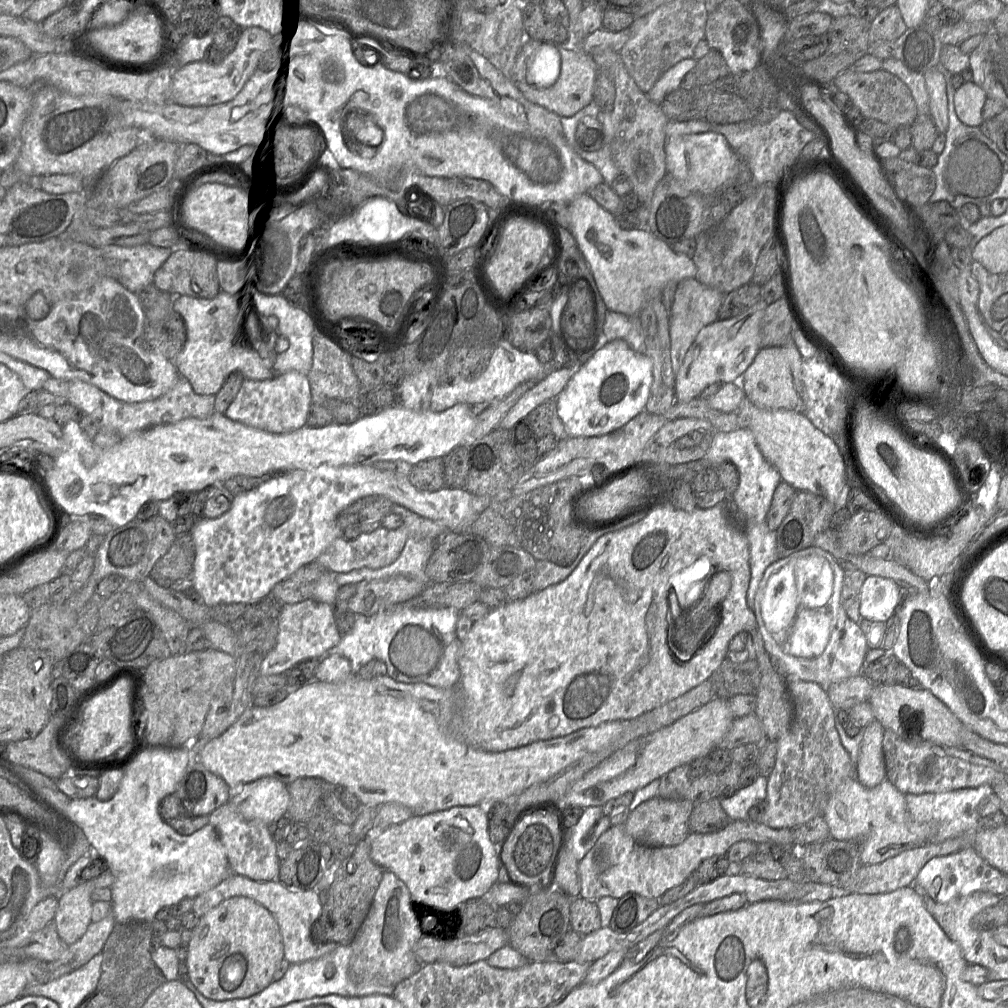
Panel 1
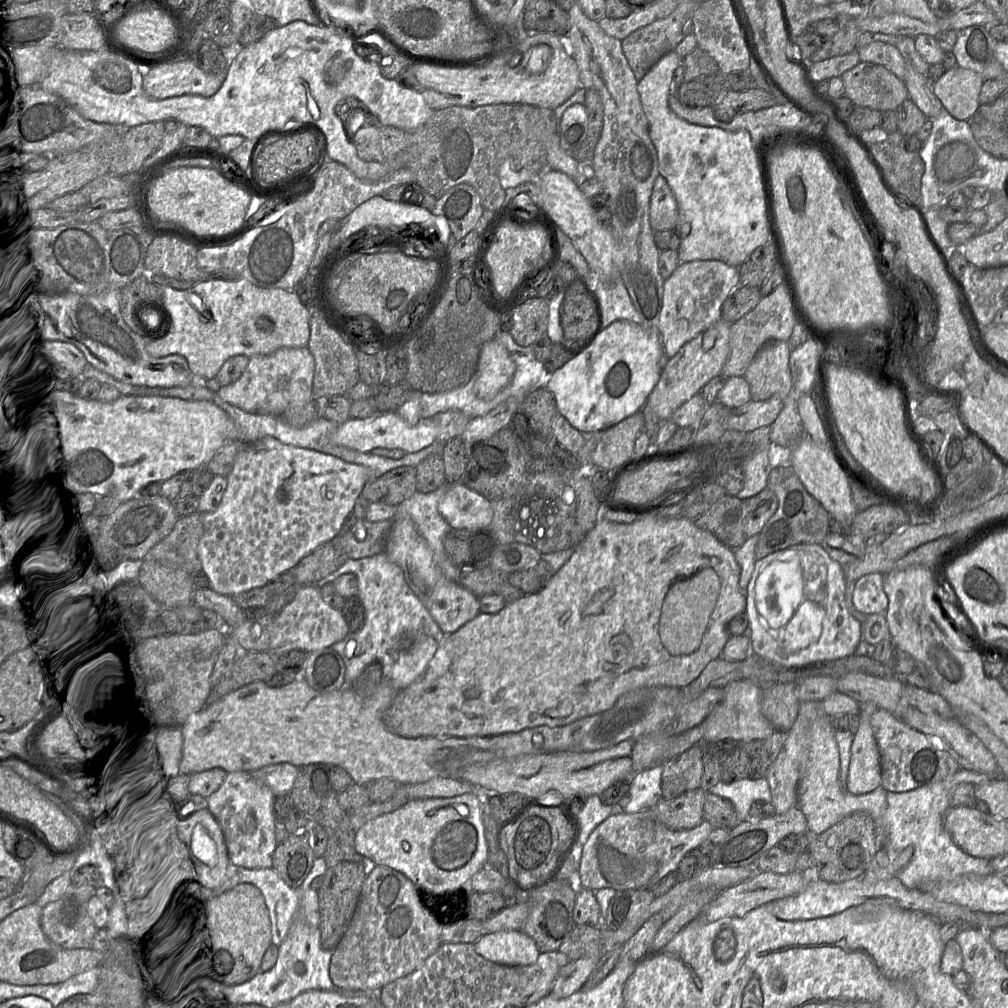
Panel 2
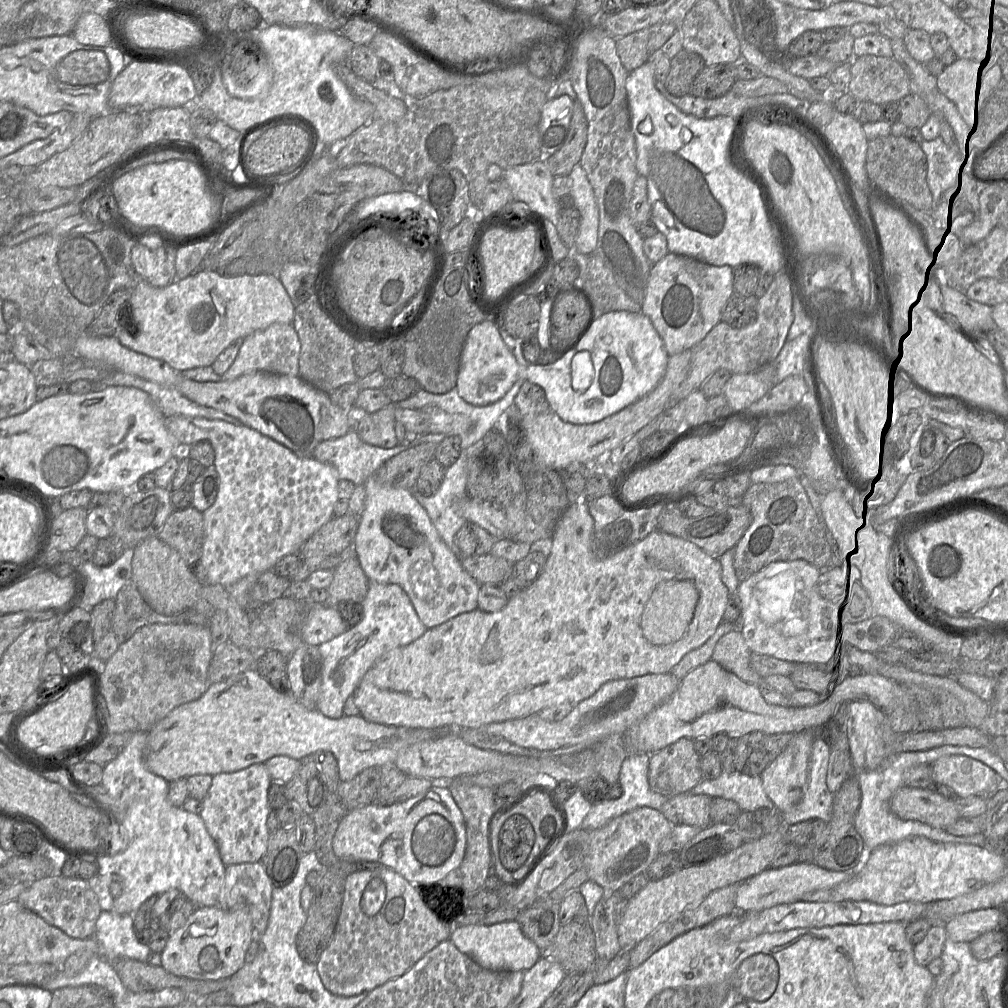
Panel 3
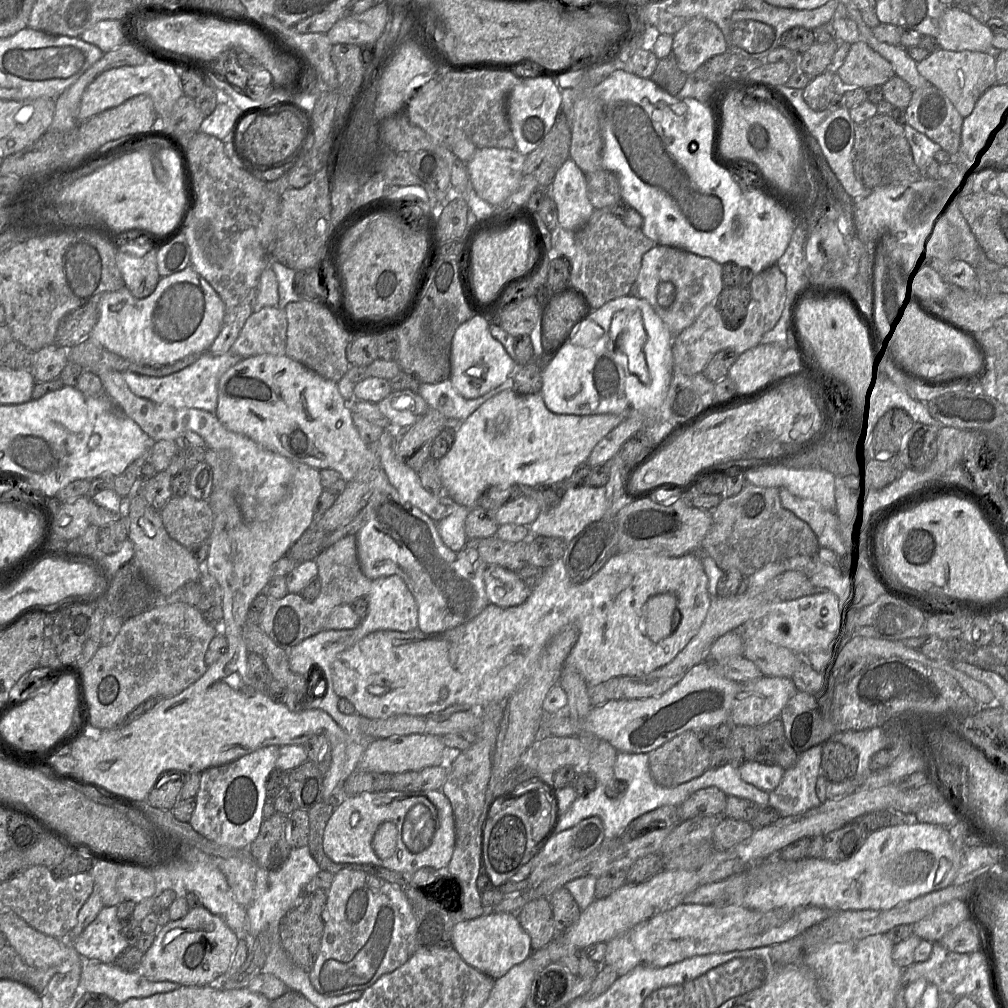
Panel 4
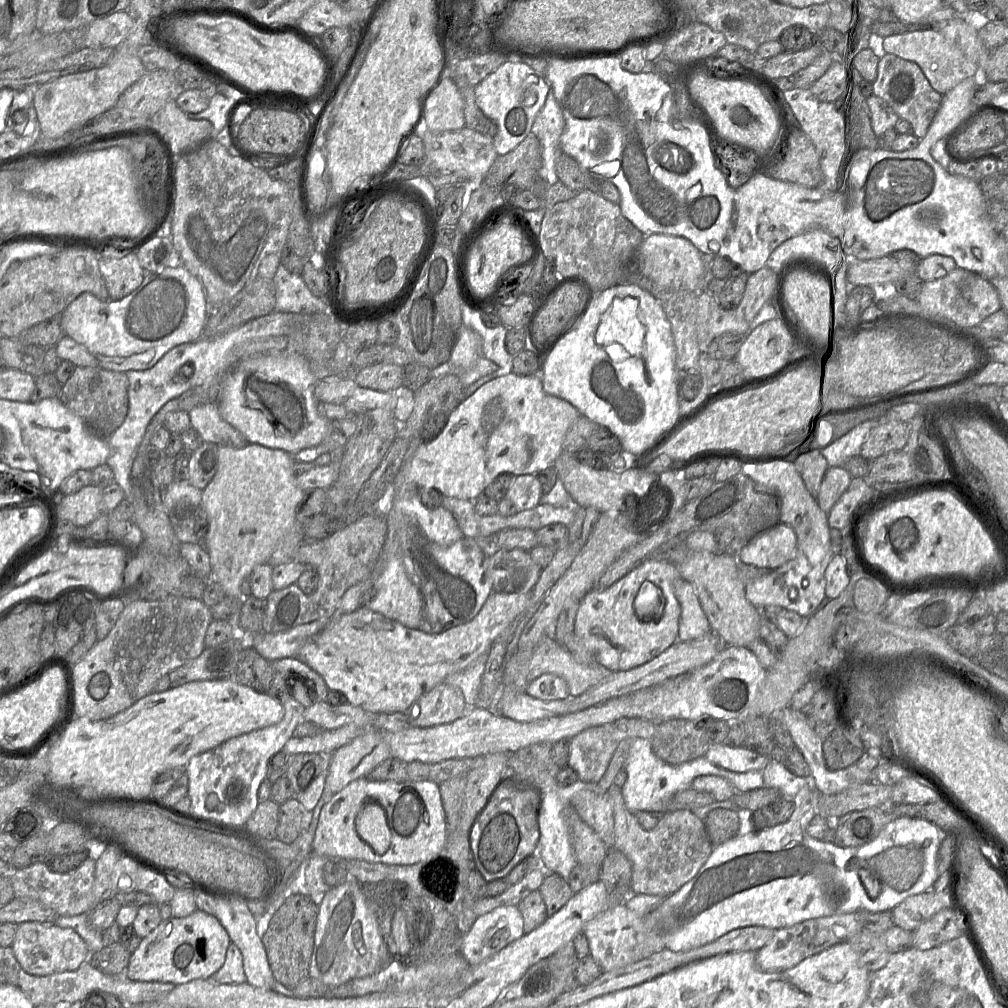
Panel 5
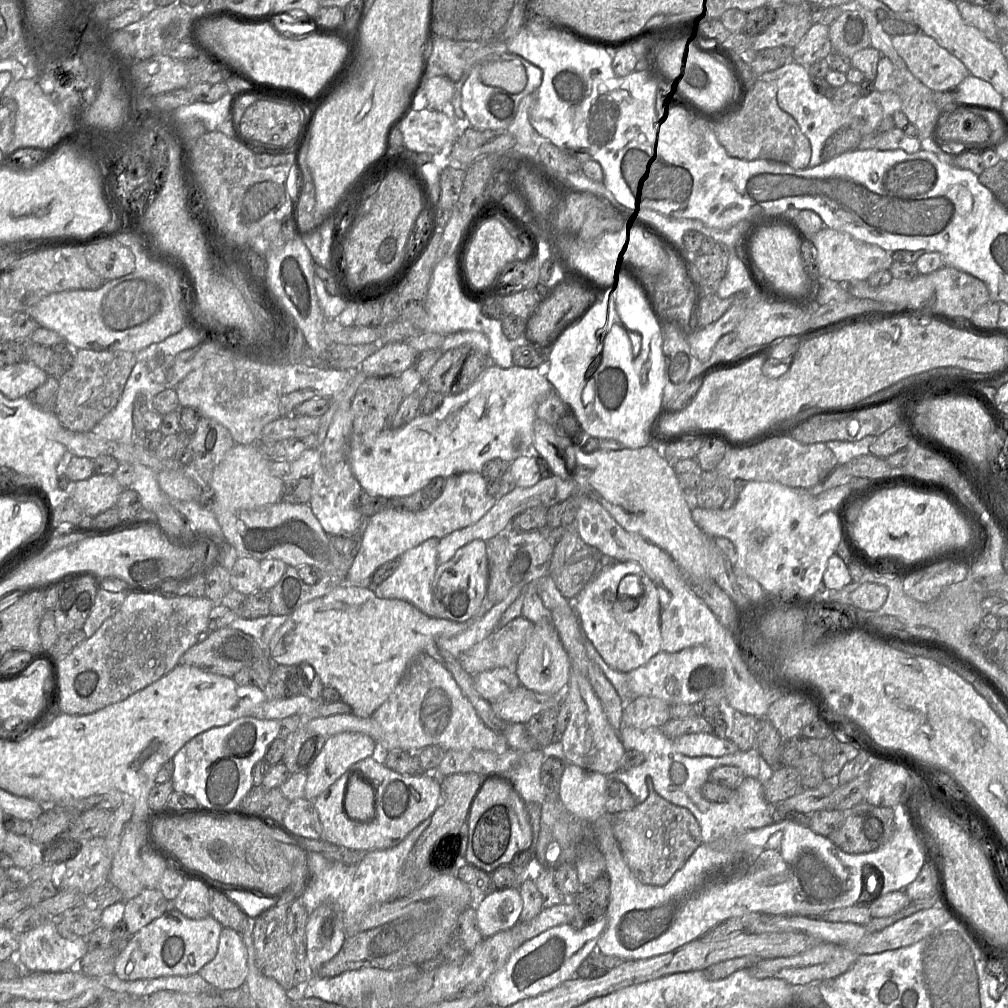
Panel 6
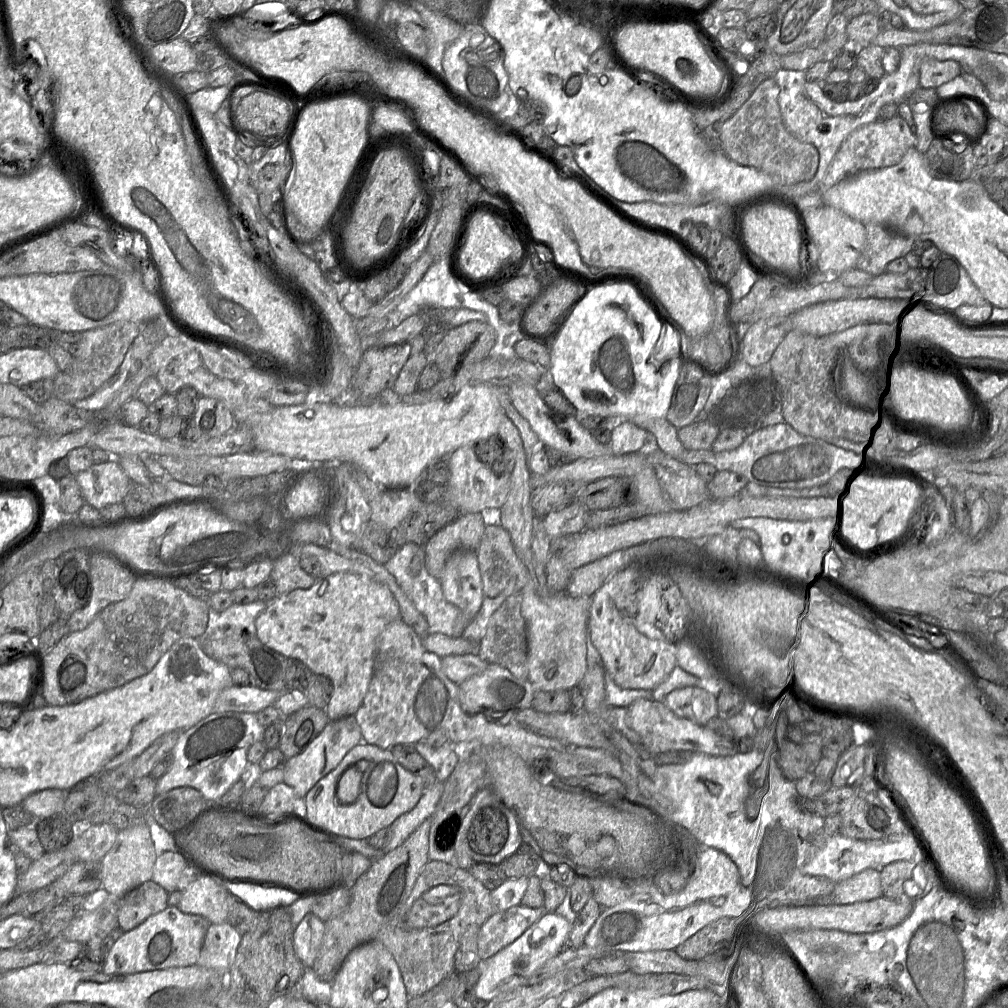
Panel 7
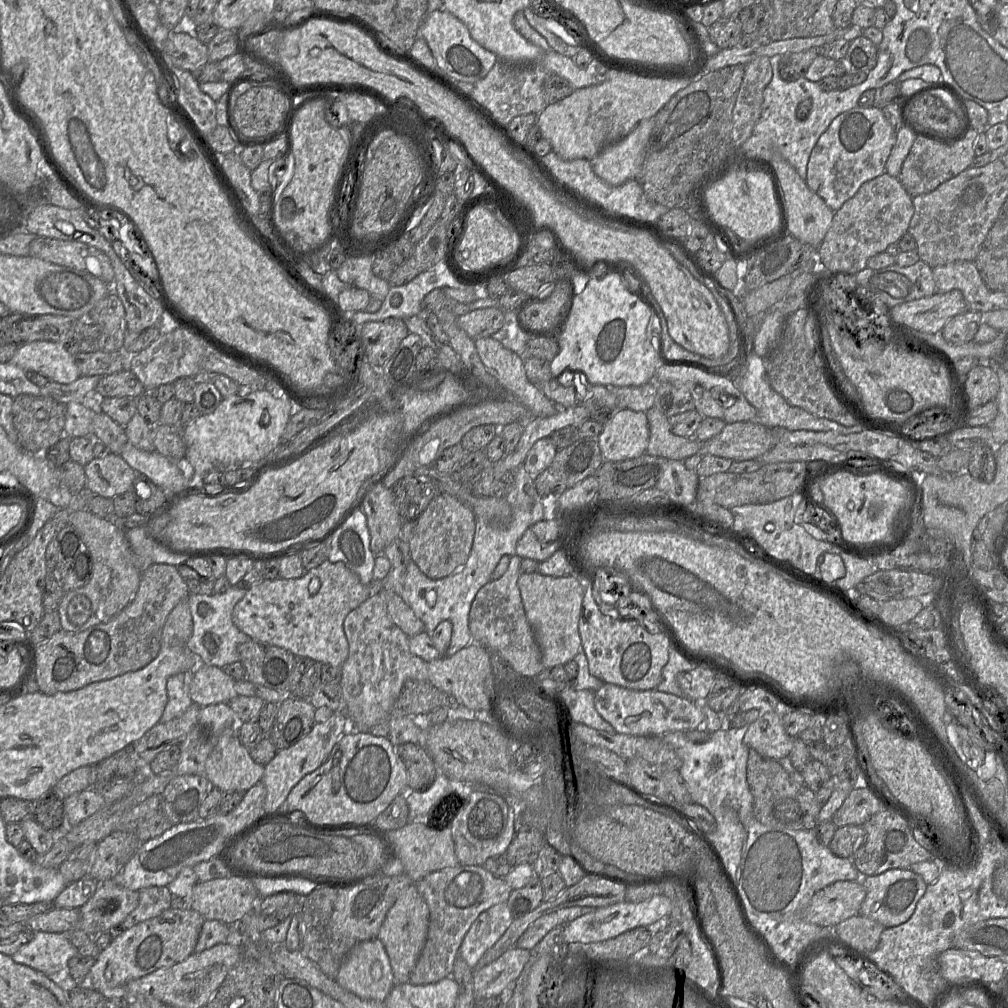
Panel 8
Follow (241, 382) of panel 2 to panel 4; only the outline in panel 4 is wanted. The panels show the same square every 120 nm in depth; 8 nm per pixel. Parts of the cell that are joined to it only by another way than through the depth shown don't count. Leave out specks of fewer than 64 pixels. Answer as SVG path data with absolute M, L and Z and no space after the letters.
M263 307L256 309L246 320L231 352L237 356L286 354L287 318L283 309Z

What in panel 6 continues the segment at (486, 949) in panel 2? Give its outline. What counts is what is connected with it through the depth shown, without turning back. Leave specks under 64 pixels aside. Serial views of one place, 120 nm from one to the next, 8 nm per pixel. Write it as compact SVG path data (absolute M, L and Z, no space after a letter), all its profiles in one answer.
M519 888L493 889L476 905L477 927L484 938L510 930L521 919L523 908Z

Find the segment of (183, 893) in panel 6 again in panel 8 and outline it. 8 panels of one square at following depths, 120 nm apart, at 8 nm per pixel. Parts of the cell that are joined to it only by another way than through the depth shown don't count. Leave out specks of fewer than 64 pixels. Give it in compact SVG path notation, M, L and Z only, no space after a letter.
M229 876L198 881L189 898L189 907L205 920L231 925L238 923L260 899L252 880Z

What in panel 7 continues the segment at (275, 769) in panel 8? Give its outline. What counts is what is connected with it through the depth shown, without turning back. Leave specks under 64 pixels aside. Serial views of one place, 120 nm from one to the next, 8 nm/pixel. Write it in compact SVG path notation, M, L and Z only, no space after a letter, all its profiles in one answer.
M354 716L329 720L323 731L300 754L286 759L283 766L284 782L292 787L298 797L304 798L321 778L338 766L353 747L363 741L360 726Z

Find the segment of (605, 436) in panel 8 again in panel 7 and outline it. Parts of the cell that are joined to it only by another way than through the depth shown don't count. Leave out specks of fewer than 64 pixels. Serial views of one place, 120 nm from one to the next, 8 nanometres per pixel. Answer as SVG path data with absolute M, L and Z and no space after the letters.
M618 422L611 431L610 447L613 455L632 452L650 454L658 450L653 434L639 425L630 422Z

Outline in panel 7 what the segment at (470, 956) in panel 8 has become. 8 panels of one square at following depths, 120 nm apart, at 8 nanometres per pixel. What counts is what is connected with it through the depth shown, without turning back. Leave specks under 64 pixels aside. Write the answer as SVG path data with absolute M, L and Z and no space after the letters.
M522 904L491 915L478 935L478 954L488 959L518 939L527 929L549 913L544 907L530 908Z

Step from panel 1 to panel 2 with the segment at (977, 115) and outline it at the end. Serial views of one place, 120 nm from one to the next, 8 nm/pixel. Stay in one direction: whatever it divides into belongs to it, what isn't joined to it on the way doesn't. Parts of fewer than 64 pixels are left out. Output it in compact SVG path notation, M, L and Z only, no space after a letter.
M955 66L932 82L932 91L952 117L968 122L981 106L983 83L977 72Z

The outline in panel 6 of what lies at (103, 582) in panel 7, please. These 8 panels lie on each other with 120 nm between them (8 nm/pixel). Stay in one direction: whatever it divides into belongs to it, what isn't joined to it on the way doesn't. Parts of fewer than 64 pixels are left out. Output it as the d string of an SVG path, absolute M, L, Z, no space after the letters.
M107 585L99 586L94 607L83 625L86 637L91 637L104 621L121 608L127 595L121 591L110 590Z

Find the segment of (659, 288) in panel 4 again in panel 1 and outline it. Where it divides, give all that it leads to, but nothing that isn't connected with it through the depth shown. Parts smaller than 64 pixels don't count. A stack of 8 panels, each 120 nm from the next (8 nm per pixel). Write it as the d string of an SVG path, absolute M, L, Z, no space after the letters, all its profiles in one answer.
M688 278L677 284L669 321L670 358L675 376L698 333L717 320L724 295L702 284L697 278Z

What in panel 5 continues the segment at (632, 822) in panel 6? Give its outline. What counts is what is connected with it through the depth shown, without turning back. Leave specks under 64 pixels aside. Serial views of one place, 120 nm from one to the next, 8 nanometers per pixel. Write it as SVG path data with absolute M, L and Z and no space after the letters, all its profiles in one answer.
M620 788L607 789L614 814L612 848L623 853L632 864L629 889L632 895L668 896L690 881L712 853L713 846L706 834L703 820L687 810L667 811L660 815L657 825L646 830L629 812Z

